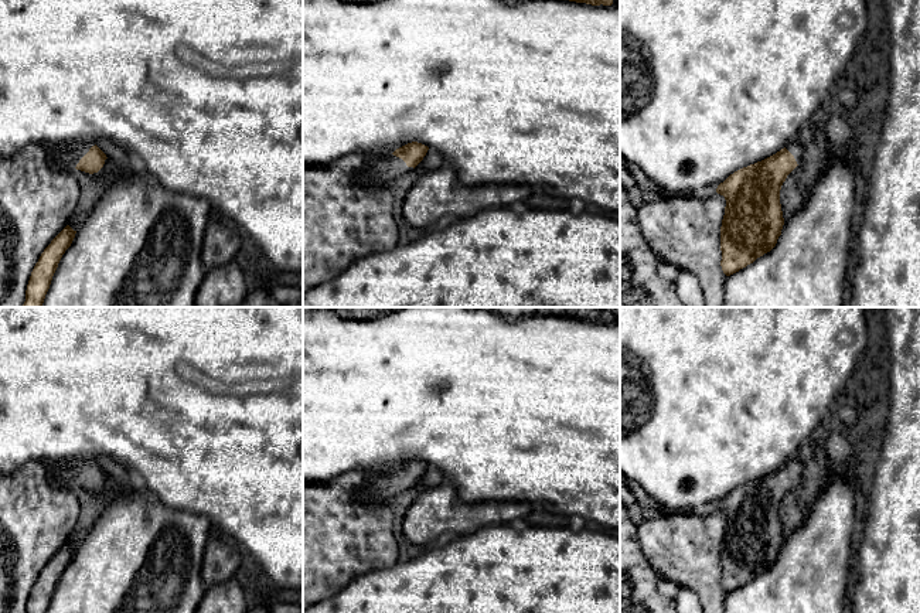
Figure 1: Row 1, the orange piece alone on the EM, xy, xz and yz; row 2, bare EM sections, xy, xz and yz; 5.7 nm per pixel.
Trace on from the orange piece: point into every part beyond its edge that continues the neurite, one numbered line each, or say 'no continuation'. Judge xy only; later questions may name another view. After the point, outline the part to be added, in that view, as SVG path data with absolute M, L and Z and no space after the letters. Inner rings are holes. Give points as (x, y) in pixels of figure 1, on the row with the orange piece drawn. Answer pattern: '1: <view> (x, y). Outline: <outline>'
1: xy (70, 153). Outline: M76 140L48 149L51 161L58 167L76 167L79 160L95 146L93 140Z

